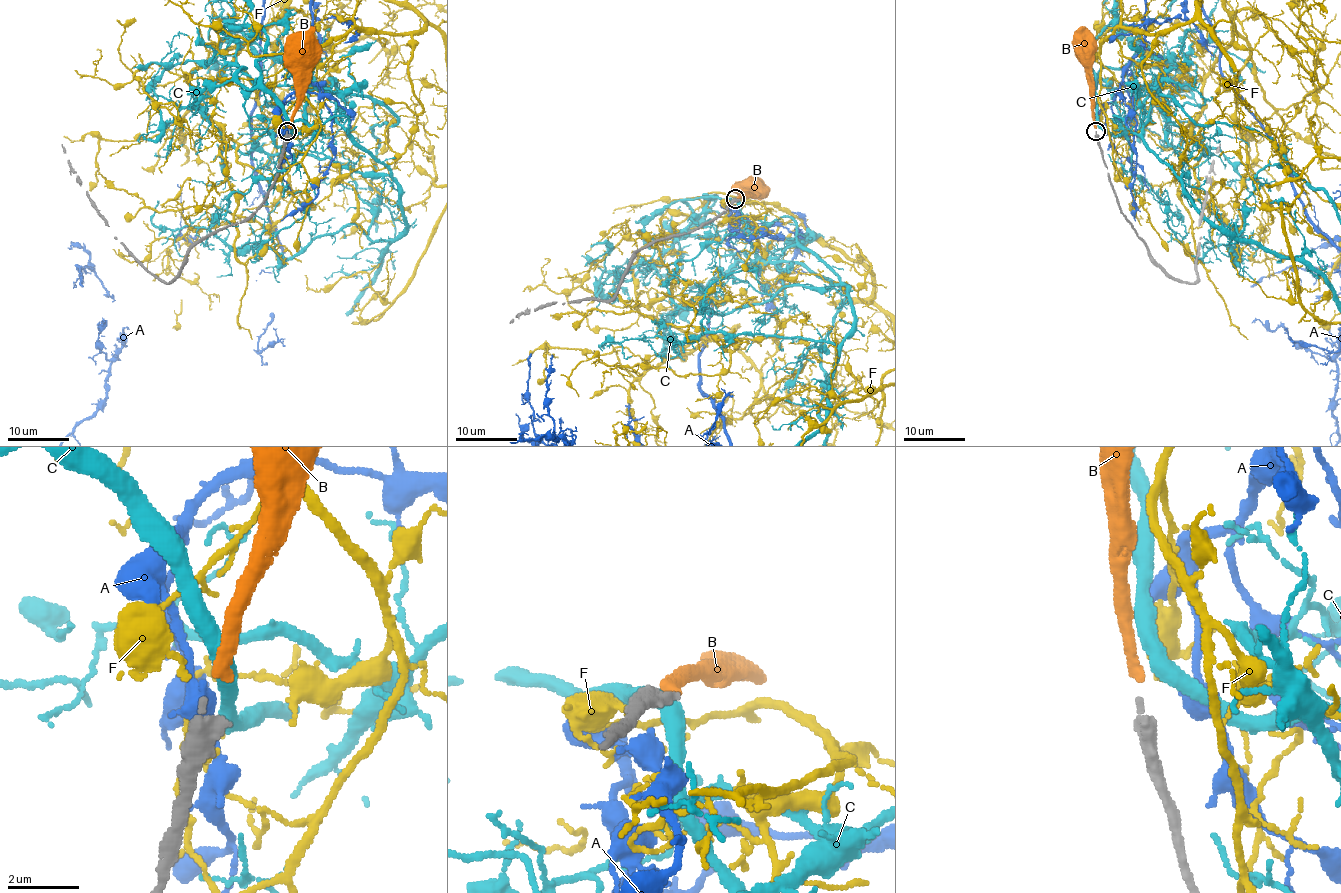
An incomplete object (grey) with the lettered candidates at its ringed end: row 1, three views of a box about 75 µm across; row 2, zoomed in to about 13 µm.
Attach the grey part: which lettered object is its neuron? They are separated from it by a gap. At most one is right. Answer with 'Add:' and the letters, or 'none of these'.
Add: B

